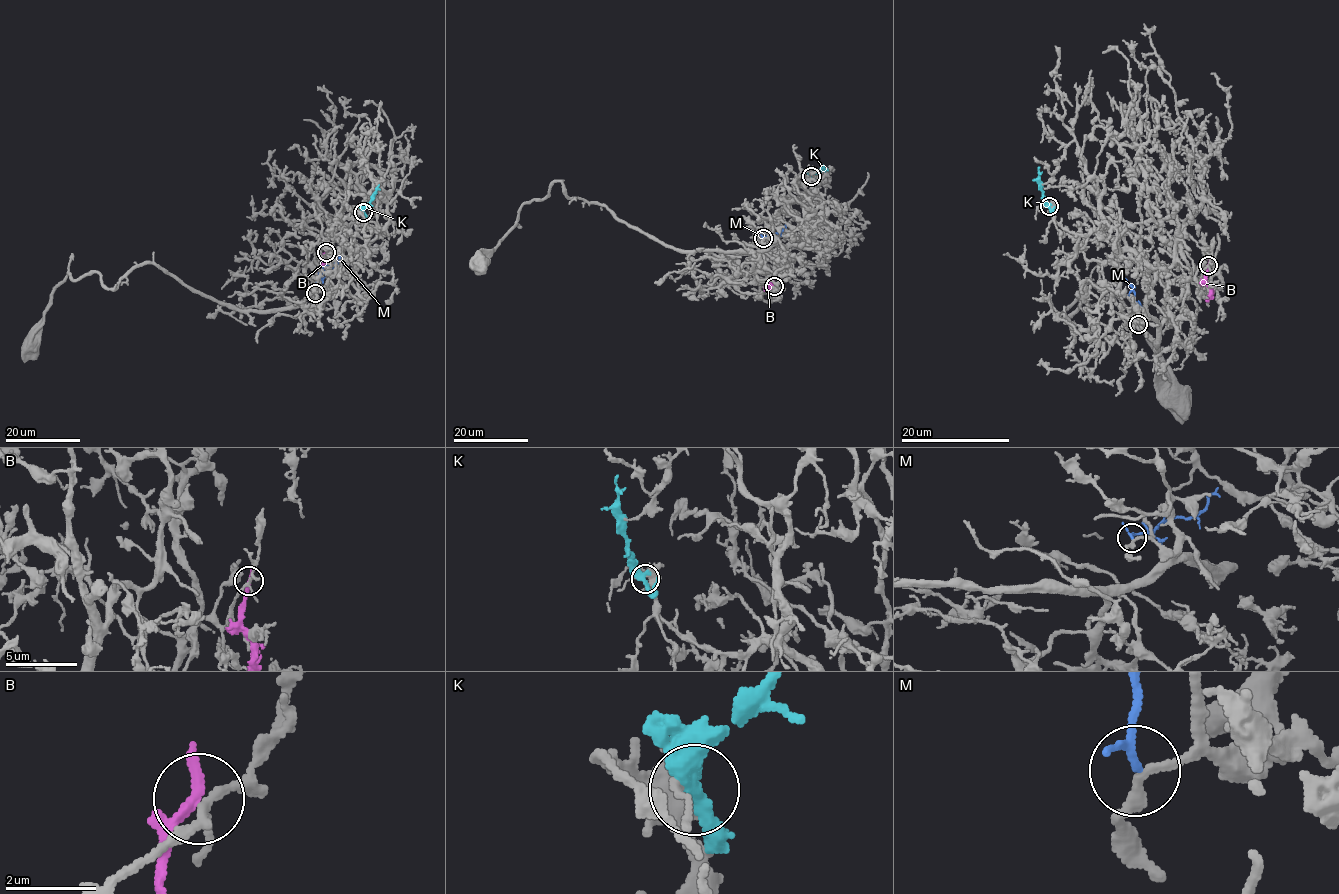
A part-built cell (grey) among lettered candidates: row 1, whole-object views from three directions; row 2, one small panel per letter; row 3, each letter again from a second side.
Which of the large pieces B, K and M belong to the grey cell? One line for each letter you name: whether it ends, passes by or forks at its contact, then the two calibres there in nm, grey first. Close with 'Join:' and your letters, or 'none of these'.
Join: none of these

